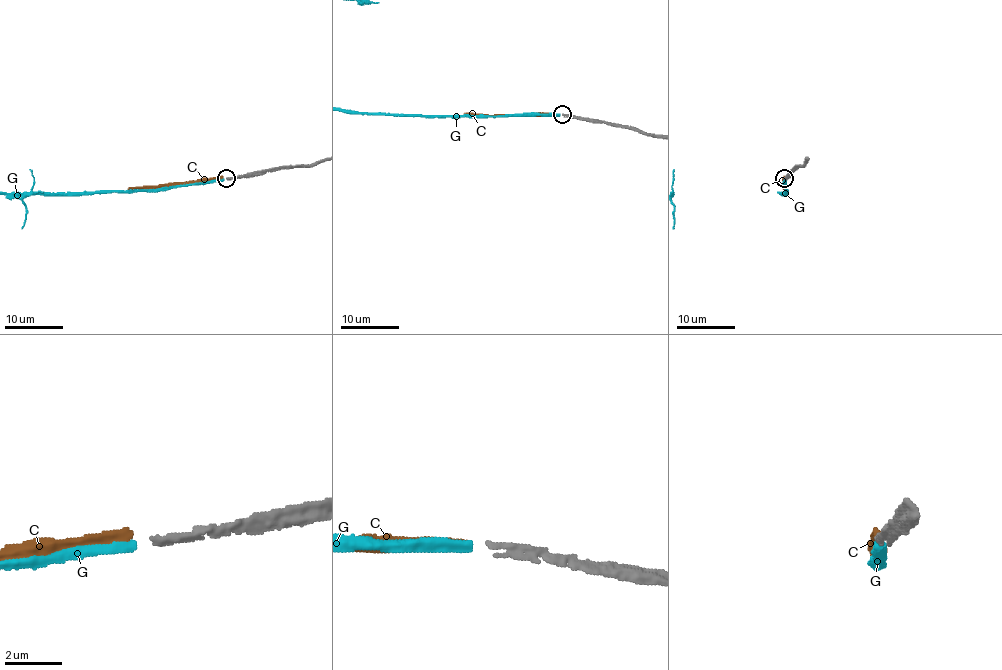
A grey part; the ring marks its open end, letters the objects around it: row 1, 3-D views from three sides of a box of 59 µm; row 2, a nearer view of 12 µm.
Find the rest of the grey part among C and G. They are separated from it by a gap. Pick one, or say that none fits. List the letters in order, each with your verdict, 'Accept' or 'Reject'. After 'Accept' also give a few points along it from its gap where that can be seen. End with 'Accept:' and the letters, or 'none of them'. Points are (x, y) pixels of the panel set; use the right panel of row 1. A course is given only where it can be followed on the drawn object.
C: Reject
G: Accept
Accept: G

